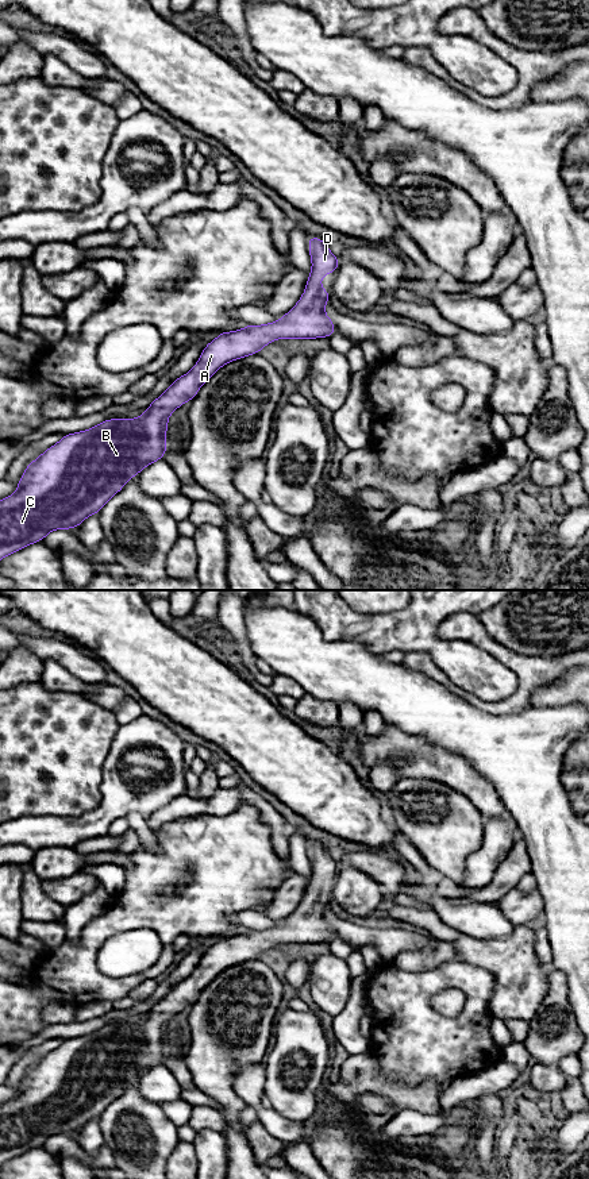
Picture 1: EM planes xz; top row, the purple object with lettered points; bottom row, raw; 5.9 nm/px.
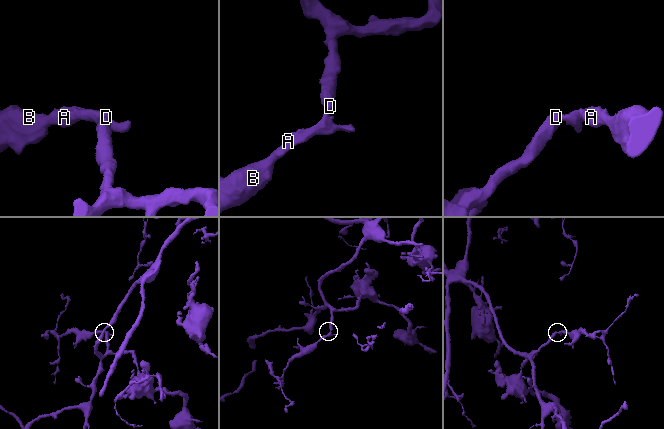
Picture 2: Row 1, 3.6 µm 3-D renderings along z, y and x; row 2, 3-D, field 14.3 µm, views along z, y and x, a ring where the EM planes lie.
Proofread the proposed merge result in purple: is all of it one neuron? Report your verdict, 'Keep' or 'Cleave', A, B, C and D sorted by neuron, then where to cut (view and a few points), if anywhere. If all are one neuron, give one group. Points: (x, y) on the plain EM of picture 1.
Keep. Groups: A B C D. No split

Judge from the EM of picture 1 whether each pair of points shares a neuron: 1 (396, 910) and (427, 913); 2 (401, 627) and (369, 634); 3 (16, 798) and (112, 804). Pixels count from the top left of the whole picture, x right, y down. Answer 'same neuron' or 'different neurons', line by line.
1: same neuron
2: same neuron
3: different neurons

